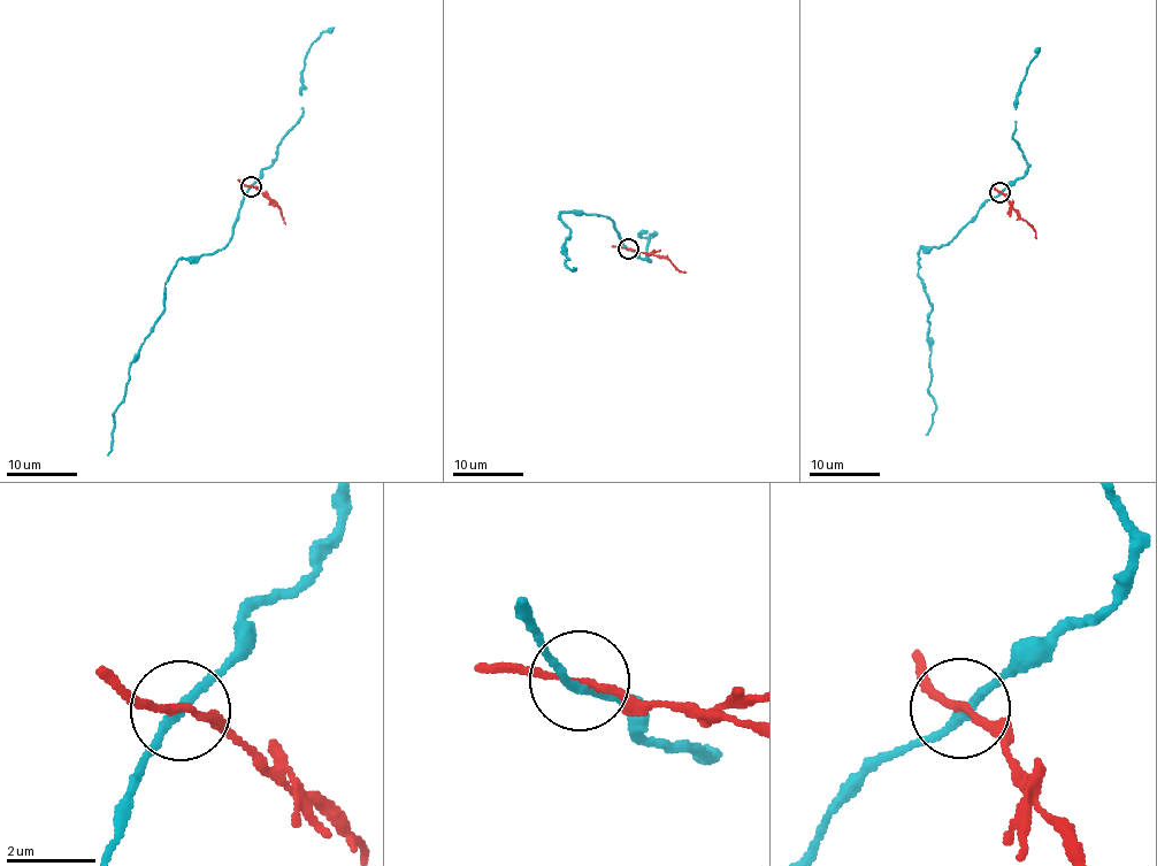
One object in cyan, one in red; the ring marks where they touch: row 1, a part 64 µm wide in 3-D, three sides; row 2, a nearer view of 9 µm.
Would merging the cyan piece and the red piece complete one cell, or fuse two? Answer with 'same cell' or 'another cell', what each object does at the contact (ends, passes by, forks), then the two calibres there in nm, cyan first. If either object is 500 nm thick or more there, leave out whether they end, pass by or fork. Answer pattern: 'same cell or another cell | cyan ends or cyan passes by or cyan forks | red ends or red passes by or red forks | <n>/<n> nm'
another cell | cyan passes by | red passes by | 180/140 nm

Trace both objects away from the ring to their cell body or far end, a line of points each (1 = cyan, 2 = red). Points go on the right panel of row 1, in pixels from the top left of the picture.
1: (1002, 191), (945, 245), (922, 246), (919, 251), (919, 269), (932, 308), (927, 338), (935, 412), (925, 435)
2: (1000, 191), (1035, 230), (1035, 238)

